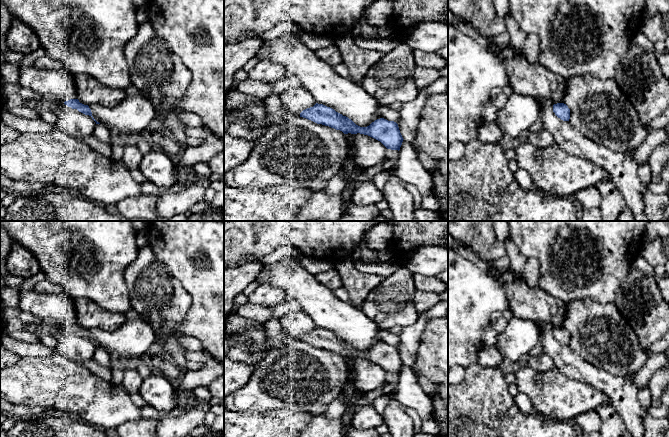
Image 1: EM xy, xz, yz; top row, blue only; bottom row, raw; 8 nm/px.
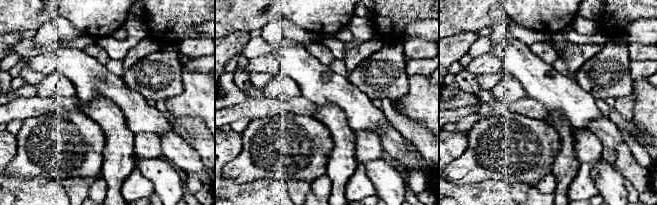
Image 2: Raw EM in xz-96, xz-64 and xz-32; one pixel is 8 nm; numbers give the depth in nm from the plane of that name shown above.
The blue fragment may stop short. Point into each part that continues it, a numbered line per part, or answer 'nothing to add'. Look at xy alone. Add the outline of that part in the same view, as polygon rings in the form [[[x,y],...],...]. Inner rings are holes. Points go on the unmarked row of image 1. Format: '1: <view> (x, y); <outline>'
1: xy (38, 327); [[[36,318],[31,322],[25,323],[23,330],[26,330],[37,336],[49,335],[53,337],[56,337],[57,335],[64,331],[68,331],[67,329],[61,328],[59,326],[48,325],[42,319],[39,318]]]

